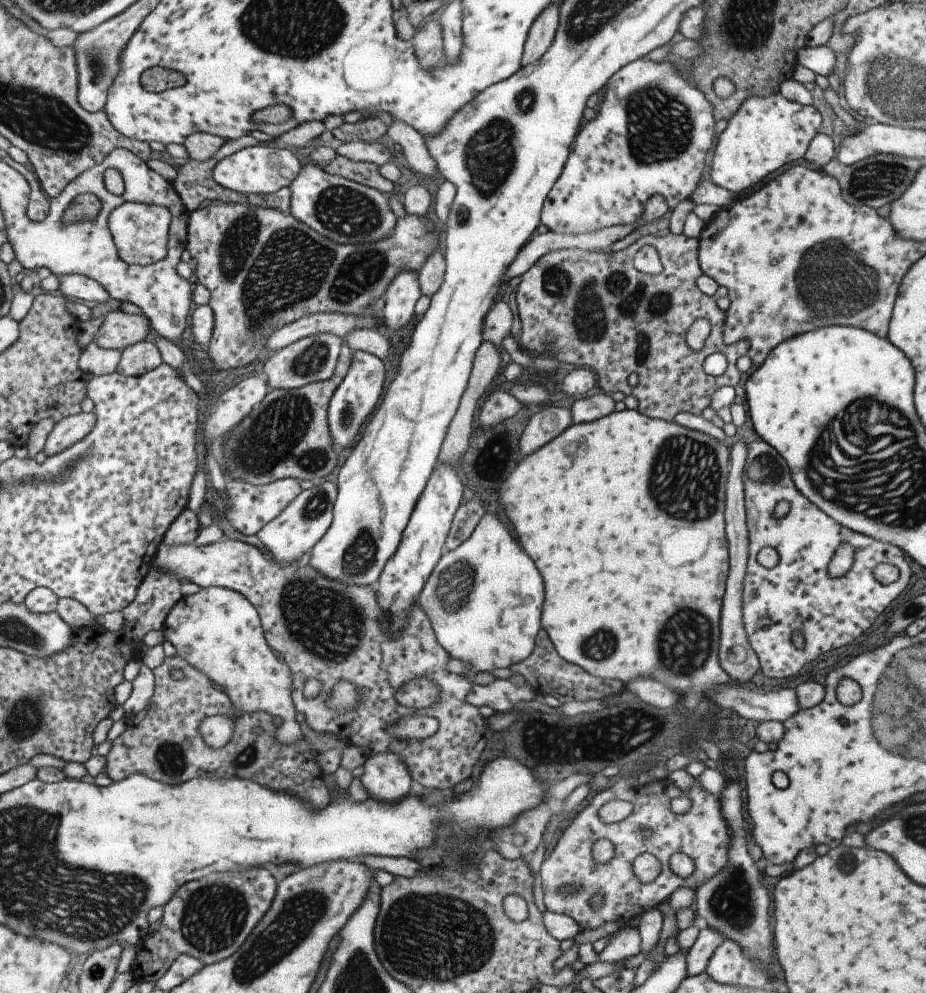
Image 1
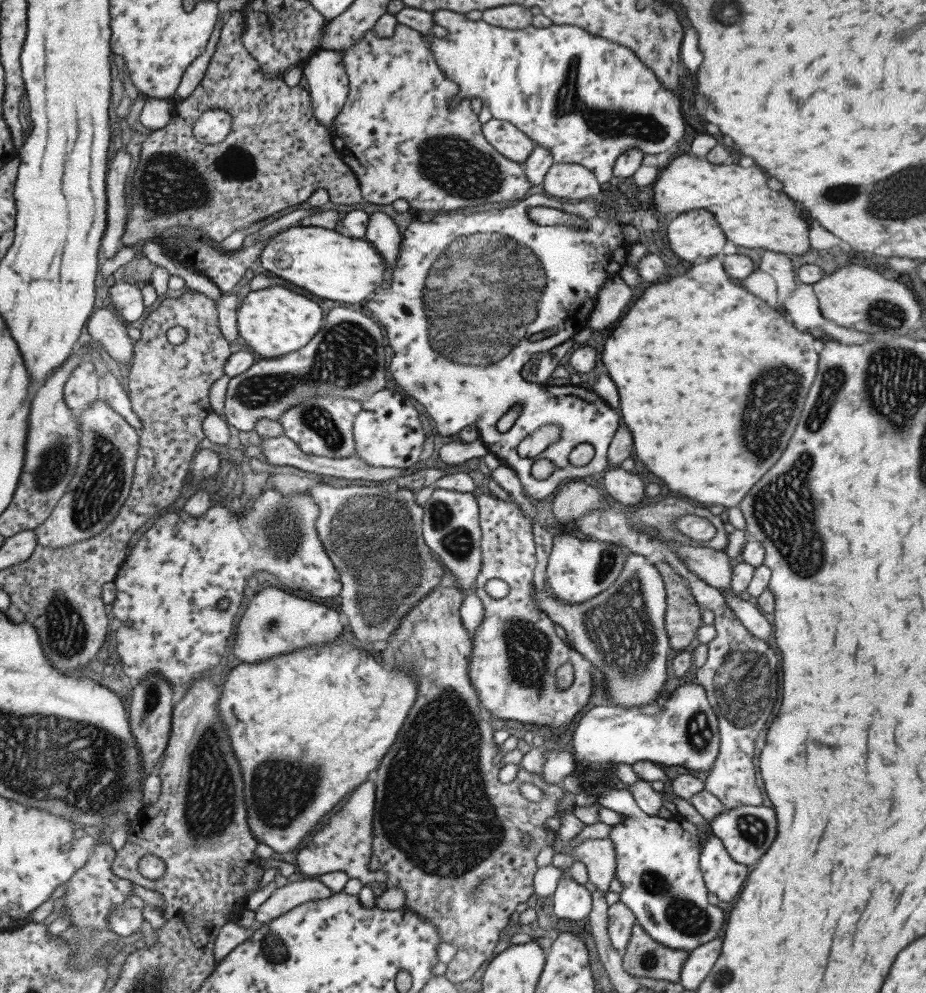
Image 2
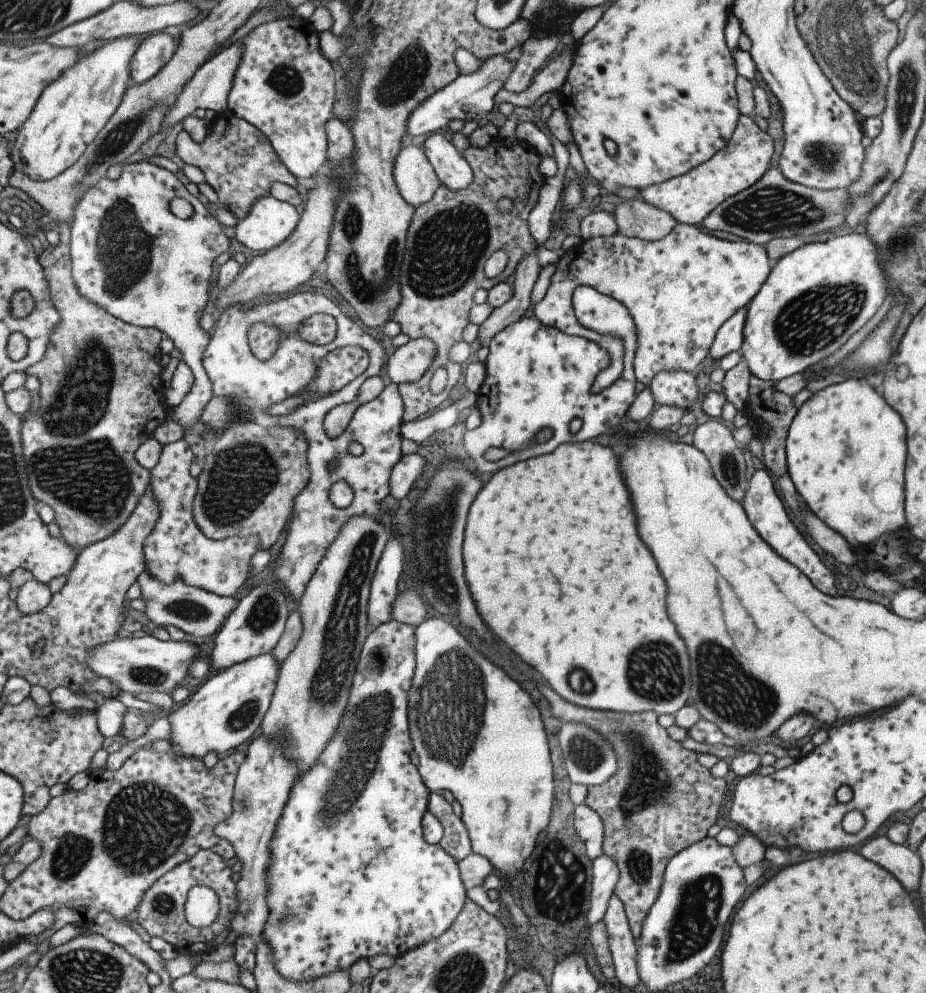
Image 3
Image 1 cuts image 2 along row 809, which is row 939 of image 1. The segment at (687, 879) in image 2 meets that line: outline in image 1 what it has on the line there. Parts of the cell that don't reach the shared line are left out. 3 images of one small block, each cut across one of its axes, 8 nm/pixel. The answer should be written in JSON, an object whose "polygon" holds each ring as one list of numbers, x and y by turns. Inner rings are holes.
{"polygon":[[625,926,619,934,613,934,596,956,599,962,616,963,641,953,639,935,634,930]]}

